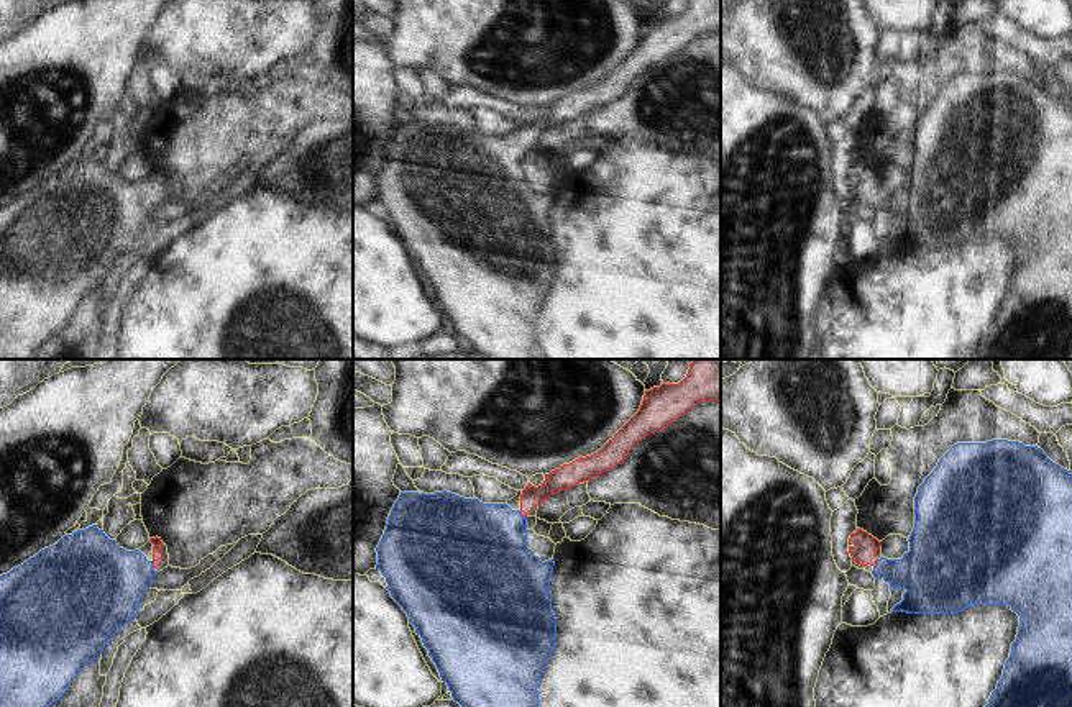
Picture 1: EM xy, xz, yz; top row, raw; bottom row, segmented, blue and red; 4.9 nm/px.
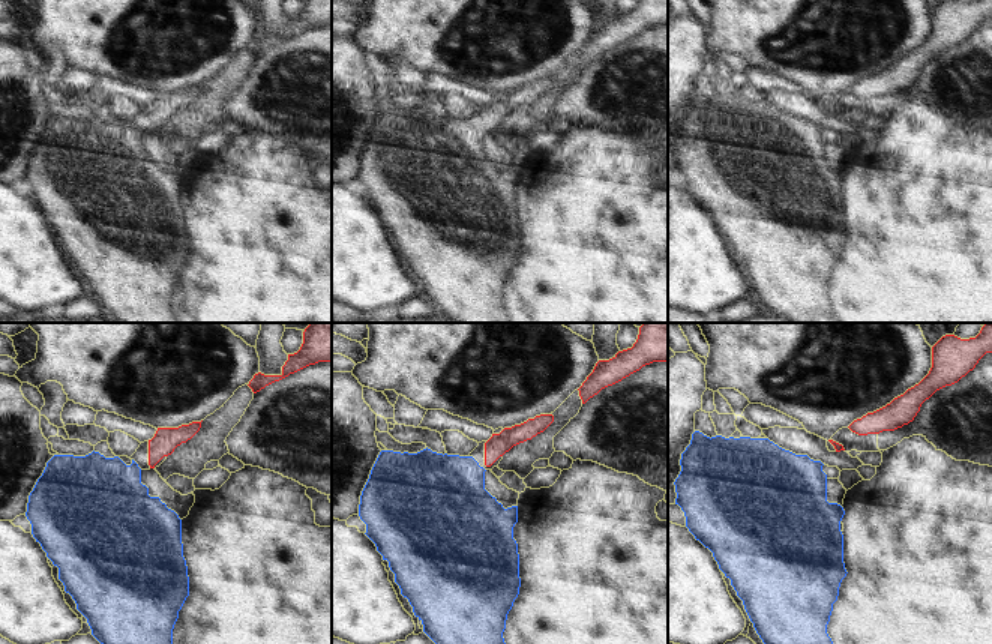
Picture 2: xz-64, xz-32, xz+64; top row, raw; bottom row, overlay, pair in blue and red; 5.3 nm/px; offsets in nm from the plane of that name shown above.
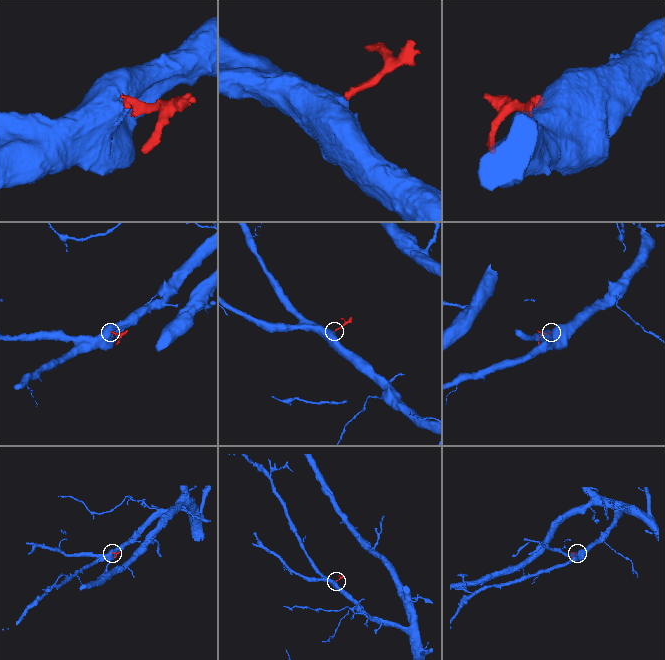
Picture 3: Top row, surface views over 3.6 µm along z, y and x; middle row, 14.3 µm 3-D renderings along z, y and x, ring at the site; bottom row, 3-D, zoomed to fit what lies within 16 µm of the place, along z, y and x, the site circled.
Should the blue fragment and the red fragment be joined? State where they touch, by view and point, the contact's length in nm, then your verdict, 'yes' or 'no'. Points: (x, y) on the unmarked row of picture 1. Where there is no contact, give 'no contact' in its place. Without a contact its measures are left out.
xz (521, 148) | 50 nm | yes

